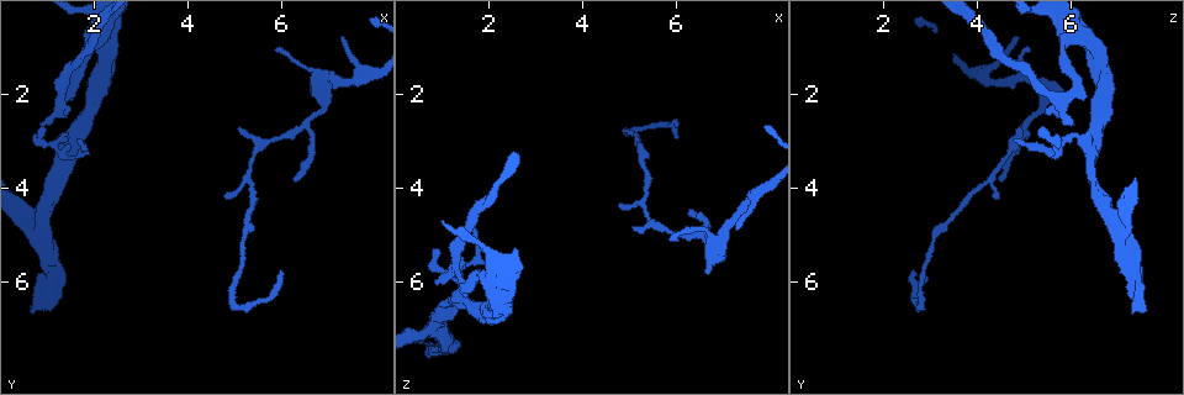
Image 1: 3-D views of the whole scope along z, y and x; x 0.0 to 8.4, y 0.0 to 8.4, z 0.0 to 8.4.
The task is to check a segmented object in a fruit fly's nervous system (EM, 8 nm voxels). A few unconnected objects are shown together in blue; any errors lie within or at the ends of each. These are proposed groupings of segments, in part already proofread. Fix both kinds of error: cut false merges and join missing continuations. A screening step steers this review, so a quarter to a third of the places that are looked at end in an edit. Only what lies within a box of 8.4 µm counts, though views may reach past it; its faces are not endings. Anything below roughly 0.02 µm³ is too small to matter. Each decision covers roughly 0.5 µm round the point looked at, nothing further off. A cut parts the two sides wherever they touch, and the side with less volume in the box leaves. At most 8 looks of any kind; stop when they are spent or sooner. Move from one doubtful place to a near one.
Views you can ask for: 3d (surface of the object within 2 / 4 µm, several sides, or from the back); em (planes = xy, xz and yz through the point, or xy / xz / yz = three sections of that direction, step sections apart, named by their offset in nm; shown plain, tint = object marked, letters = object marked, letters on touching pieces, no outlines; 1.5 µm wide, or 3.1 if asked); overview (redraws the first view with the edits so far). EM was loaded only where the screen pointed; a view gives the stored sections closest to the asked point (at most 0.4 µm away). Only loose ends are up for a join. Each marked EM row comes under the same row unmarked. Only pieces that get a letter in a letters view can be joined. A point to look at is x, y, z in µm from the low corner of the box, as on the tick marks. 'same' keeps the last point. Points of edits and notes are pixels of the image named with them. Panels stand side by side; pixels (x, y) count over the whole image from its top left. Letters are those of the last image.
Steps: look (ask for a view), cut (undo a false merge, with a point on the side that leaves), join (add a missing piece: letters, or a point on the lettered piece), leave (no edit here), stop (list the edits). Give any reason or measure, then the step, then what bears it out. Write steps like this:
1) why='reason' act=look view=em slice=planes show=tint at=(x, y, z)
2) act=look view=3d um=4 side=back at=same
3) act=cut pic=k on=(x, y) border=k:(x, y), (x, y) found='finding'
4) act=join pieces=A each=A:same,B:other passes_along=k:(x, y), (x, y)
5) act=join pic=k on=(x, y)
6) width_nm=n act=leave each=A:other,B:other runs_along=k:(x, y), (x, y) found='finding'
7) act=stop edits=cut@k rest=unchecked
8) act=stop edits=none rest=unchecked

why='an open end' act=look view=3d um=4 side=back at=(6.00, 5.75, 2.65)

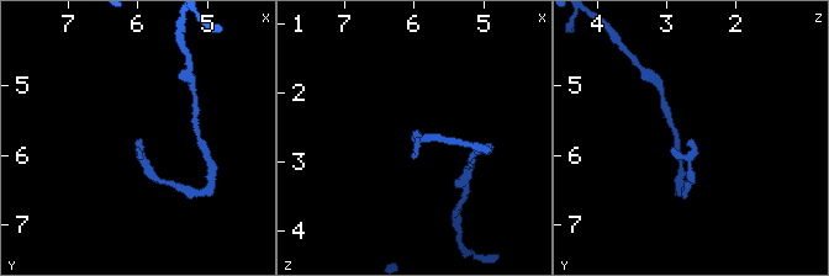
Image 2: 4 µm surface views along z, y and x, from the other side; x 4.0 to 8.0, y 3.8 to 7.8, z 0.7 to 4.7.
act=look view=em slice=planes show=letters at=(6.05, 5.80, 2.65)

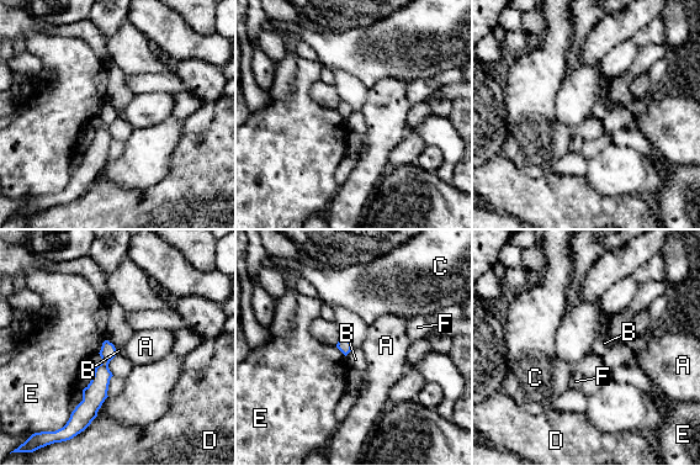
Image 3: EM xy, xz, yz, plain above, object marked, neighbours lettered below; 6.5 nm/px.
width_nm=90 longest_contact=C:160nm act=leave each=A:other,B:other,C:other,D:other,E:other,F:other found='none of them fits'

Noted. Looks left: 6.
why='free end' act=look view=3d um=2 at=(7.25, 0.80, 4.85)

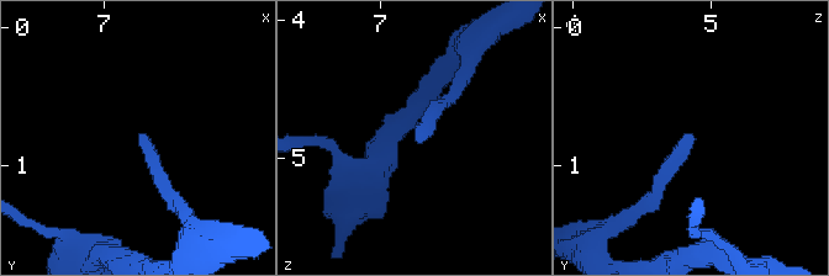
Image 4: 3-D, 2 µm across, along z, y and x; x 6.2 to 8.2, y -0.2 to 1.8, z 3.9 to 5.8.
why='shape alone is not enough' act=look view=em slice=xy step=4 show=tint at=(7.28, 0.80, 4.86)

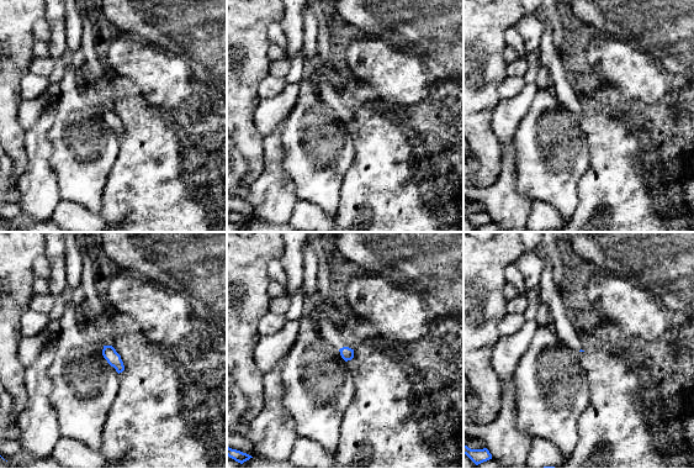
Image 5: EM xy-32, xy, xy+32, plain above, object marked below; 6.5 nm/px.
act=look view=em slice=planes show=letters at=same

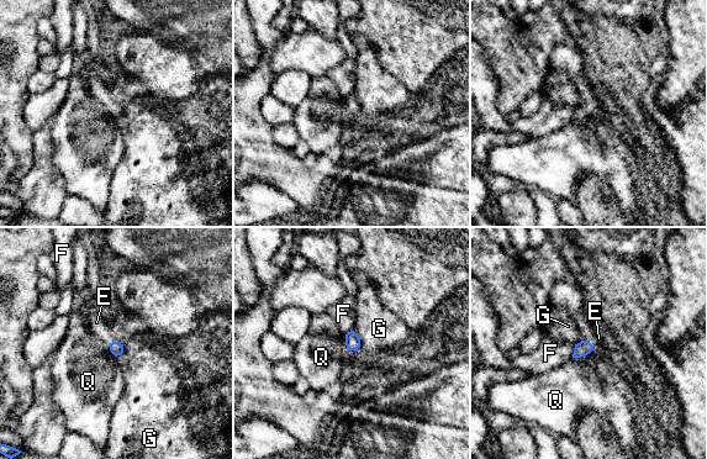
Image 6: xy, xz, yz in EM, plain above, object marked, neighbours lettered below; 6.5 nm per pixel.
longest_contact=G:150nm act=join pieces=E each=E:same,F:other,G:other,Q:other passes_along=6:(582, 348), (590, 343), (599, 338) found='the neuron continues'

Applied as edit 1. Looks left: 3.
why='free end' act=look view=3d um=2 at=(4.80, 4.25, 4.30)

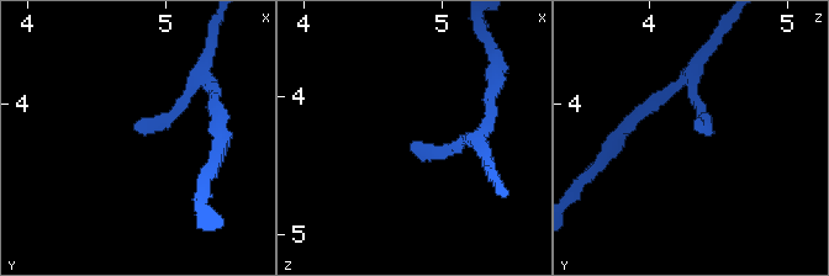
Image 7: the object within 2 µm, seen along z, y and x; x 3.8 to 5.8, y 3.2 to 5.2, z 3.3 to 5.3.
why='now the EM' act=look view=em slice=yz step=8 show=letters at=(4.78, 4.18, 4.34)

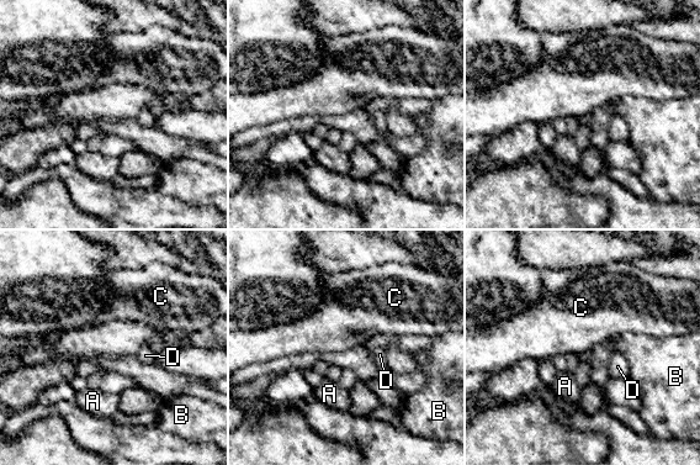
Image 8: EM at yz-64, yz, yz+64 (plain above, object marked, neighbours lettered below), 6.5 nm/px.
act=look view=em slice=planes show=letters at=same

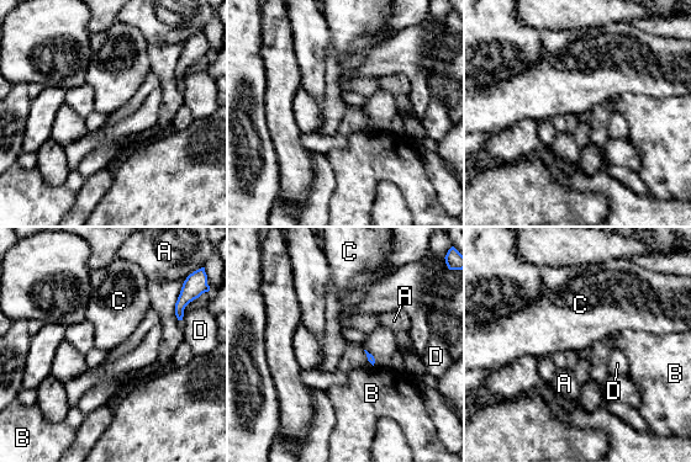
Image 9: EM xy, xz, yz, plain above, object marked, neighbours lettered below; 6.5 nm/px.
act=leave each=A:other,B:other,C:other,D:other found='none of them fits'

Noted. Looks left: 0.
act=stop edits=join@6 rest=unchecked

